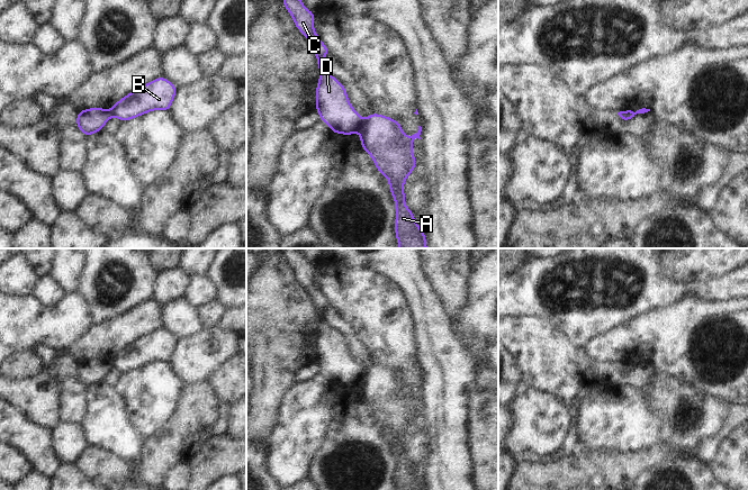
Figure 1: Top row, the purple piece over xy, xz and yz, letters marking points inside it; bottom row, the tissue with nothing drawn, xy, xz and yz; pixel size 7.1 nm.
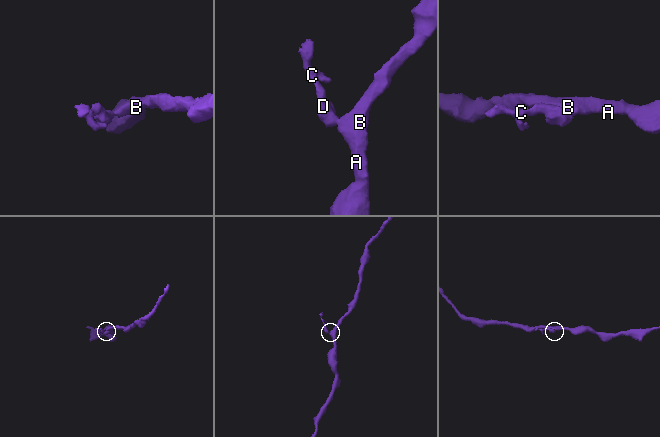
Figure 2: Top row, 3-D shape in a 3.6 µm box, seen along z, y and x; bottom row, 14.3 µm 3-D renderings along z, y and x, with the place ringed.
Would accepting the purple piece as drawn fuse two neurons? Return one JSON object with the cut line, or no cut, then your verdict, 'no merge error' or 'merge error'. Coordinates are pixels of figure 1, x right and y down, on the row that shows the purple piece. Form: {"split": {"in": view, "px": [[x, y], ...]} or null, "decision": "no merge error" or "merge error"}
{"split": {"in": "xz", "px": [[361, 124], [362, 130]]}, "decision": "merge error"}

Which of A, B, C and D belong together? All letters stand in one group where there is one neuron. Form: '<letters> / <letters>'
A B / C D

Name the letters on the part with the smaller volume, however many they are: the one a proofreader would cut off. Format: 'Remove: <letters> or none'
Remove: C, D

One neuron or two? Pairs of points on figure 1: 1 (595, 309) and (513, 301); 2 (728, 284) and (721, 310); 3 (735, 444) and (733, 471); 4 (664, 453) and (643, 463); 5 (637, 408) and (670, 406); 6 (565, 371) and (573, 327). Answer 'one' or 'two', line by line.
1: one
2: two
3: one
4: one
5: two
6: two

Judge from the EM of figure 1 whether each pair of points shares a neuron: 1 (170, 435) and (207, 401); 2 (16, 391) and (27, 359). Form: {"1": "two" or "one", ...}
{"1": "one", "2": "two"}

